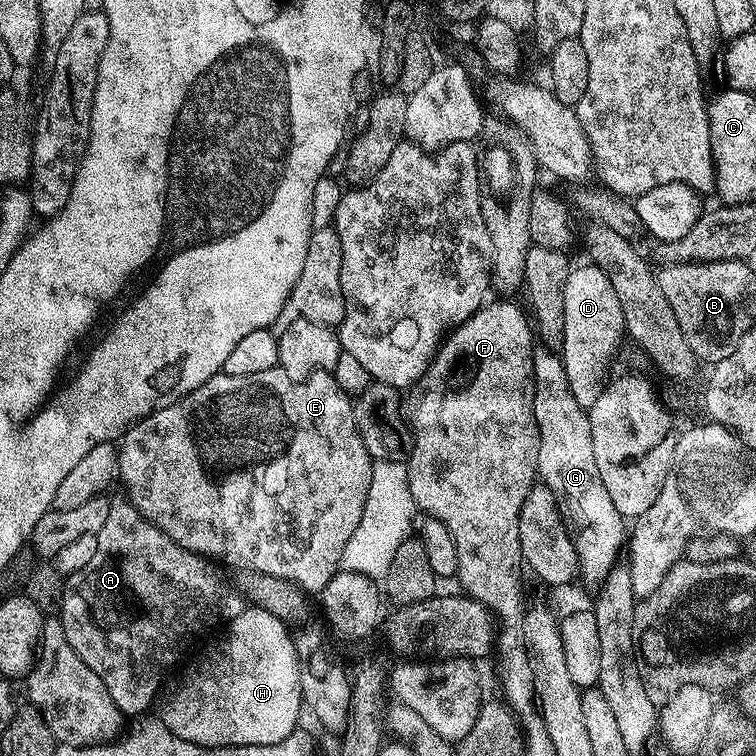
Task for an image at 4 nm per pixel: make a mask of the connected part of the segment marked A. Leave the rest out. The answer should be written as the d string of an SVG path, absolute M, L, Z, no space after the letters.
M127 498L112 500L110 515L106 517L106 523L102 525L102 530L96 533L96 537L98 538L98 551L94 553L93 560L88 565L82 566L80 572L75 572L74 575L67 577L64 599L58 608L58 618L66 630L66 642L70 642L70 646L74 646L74 650L78 650L78 658L82 658L82 662L86 662L86 666L90 666L90 670L94 670L94 674L98 674L98 678L102 678L106 690L110 690L110 698L114 698L120 711L128 718L136 715L139 717L144 714L139 714L139 712L146 711L151 704L153 707L154 701L161 691L162 681L165 679L164 671L179 658L180 651L188 644L188 639L198 635L199 632L206 631L207 628L214 627L220 619L227 622L238 618L238 614L242 614L242 610L246 606L246 601L235 587L227 588L214 573L208 572L207 566L203 564L205 561L197 553L188 552L182 546L175 544L164 531L149 522Z

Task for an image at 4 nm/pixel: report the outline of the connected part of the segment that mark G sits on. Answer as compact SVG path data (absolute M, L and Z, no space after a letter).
M538 350L532 356L532 405L540 431L538 476L560 501L563 515L570 525L572 541L580 563L579 575L588 580L607 581L620 547L626 544L626 517L610 502L610 493L602 486L598 462L594 462L594 438L590 438L590 418L571 393L564 361L552 350Z

